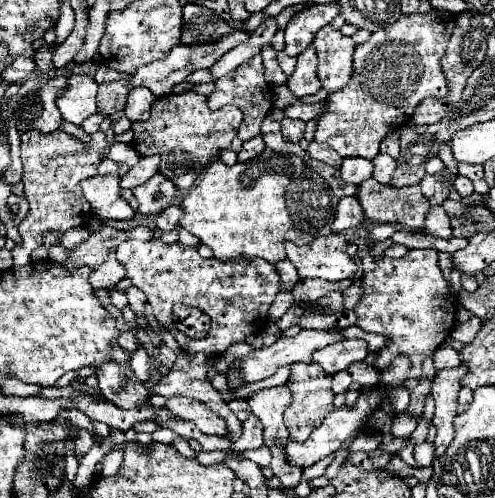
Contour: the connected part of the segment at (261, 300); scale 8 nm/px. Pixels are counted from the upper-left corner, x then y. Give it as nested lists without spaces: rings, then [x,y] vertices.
[[[159,238],[147,242],[127,240],[117,248],[117,258],[123,262],[127,278],[133,282],[133,286],[145,292],[155,320],[161,322],[165,330],[175,334],[171,320],[171,308],[175,302],[197,306],[211,316],[211,330],[205,340],[187,340],[183,334],[175,334],[177,342],[195,342],[195,346],[185,350],[187,354],[189,350],[209,350],[211,354],[223,354],[231,344],[245,342],[247,334],[255,334],[265,326],[267,310],[281,290],[275,266],[263,262],[261,258],[233,258],[219,262],[217,258],[201,258],[197,248],[163,244]]]

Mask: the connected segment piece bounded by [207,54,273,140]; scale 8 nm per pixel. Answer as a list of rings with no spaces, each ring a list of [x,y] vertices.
[[[257,54],[255,58],[251,58],[251,62],[243,62],[243,66],[239,66],[239,70],[233,70],[231,74],[227,74],[227,78],[219,78],[219,82],[215,82],[215,92],[207,100],[211,110],[217,110],[225,104],[235,104],[237,108],[241,108],[243,122],[241,122],[241,128],[239,128],[239,134],[237,134],[241,140],[249,140],[249,138],[261,134],[259,132],[261,122],[273,106],[271,104],[271,94],[269,94],[271,88],[265,82],[263,72],[265,72],[263,60],[261,60],[261,54]]]

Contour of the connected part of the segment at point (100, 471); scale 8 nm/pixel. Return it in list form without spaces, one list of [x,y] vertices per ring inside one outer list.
[[[124,450],[109,453],[96,465],[95,474],[104,477],[116,474],[122,464],[123,457]]]

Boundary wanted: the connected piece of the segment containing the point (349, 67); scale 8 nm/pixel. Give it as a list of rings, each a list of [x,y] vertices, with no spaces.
[[[325,26],[317,32],[313,46],[319,54],[319,80],[323,88],[329,92],[343,88],[353,74],[355,42],[339,30]]]

